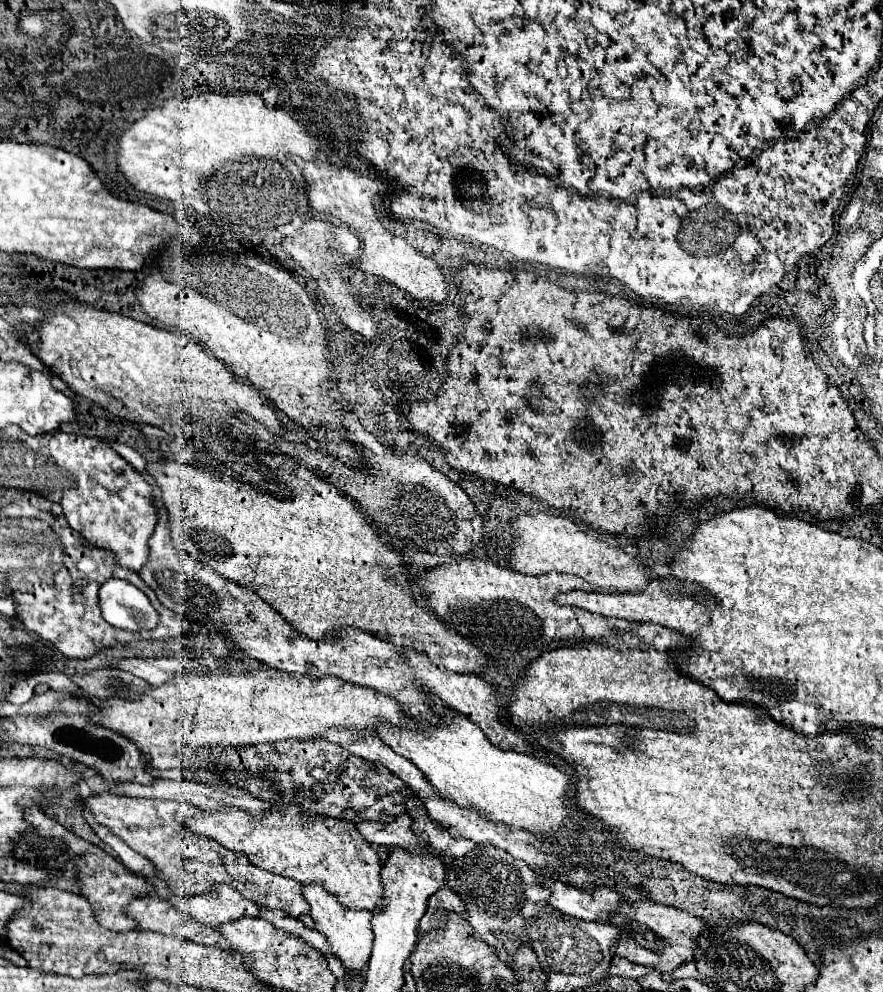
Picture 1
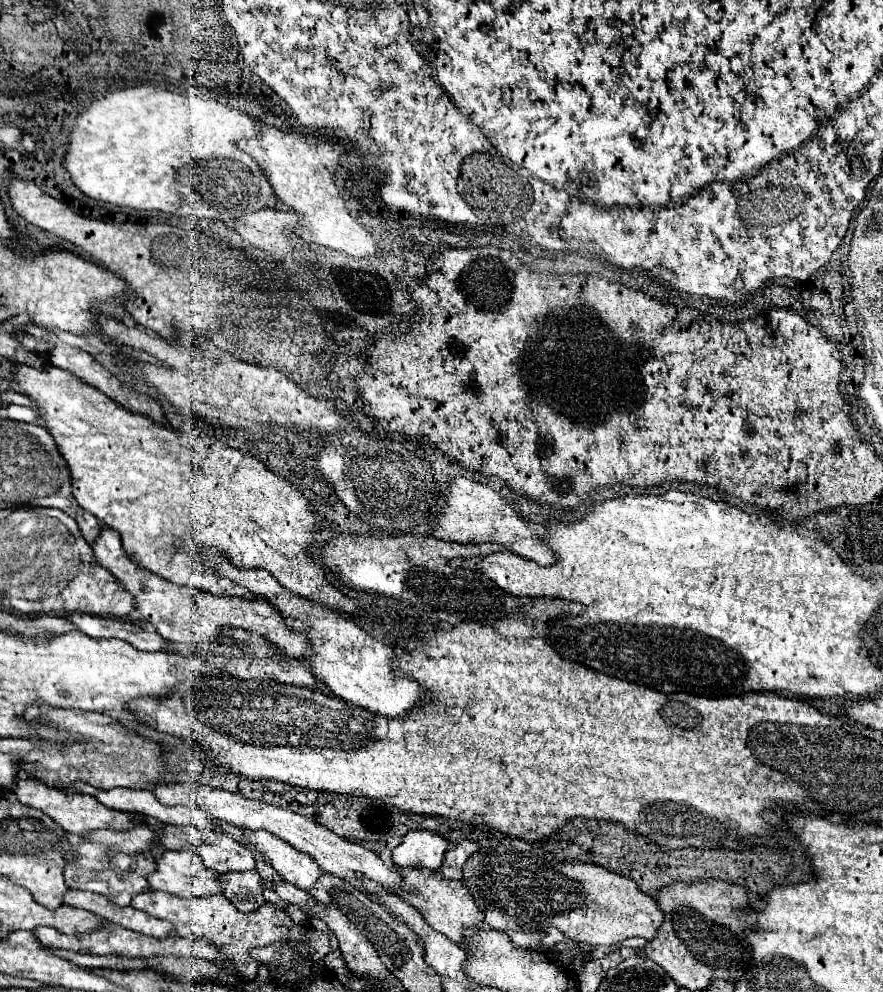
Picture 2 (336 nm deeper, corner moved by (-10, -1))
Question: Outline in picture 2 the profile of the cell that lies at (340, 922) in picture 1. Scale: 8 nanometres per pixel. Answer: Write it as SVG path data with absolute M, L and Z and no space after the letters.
M242 828L242 832L246 840L244 846L256 848L262 854L264 862L272 866L282 876L282 880L294 884L296 888L308 890L314 886L314 880L322 876L322 870L320 866L314 864L314 860L294 850L290 844L286 844L278 836L264 830L254 832L248 828Z

